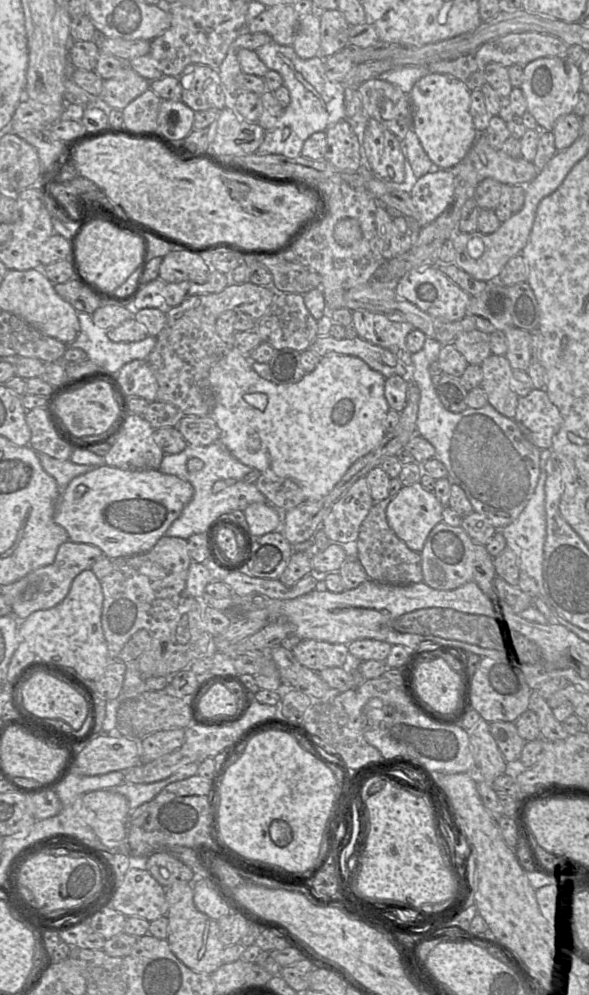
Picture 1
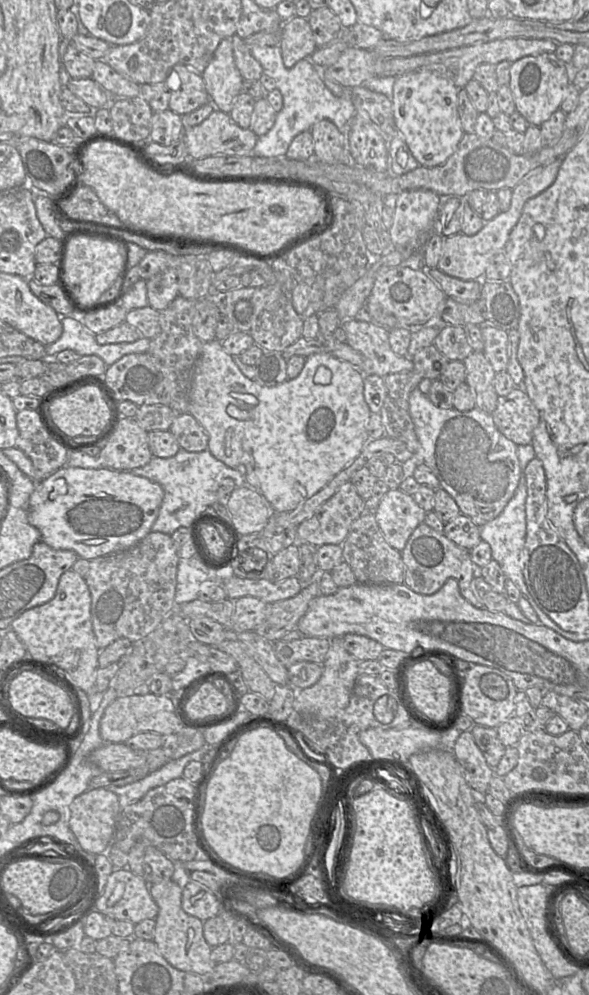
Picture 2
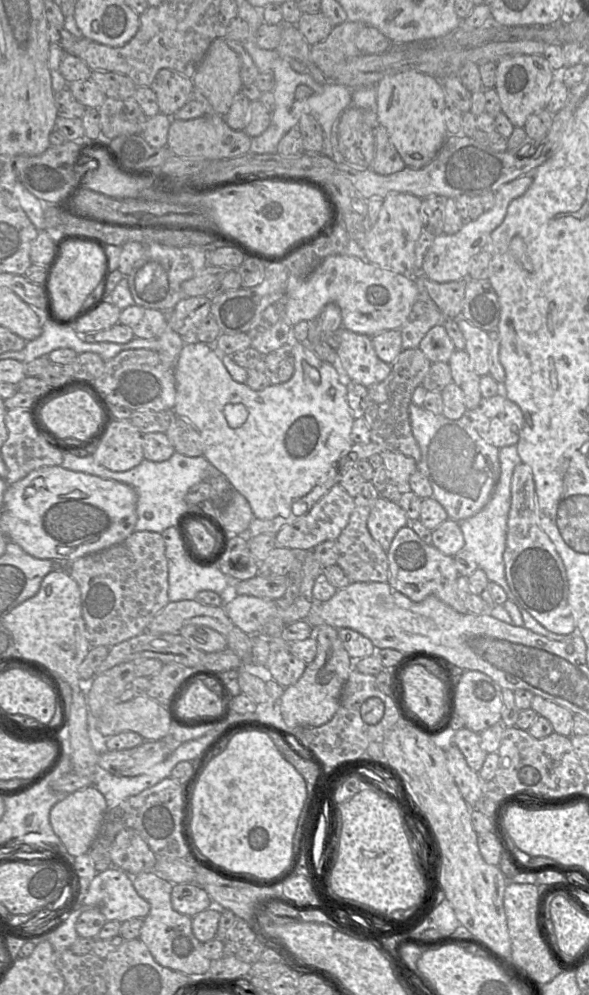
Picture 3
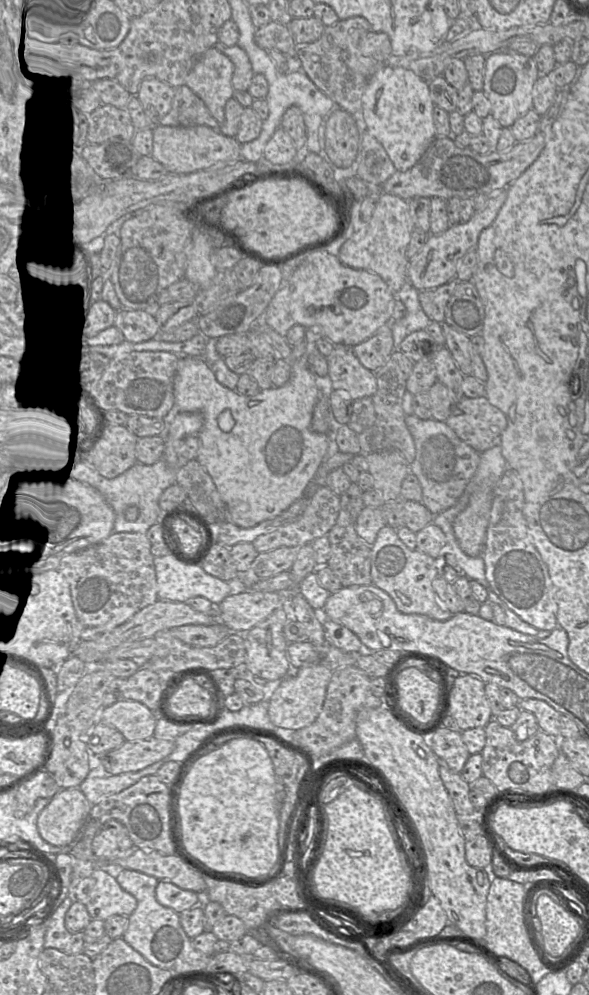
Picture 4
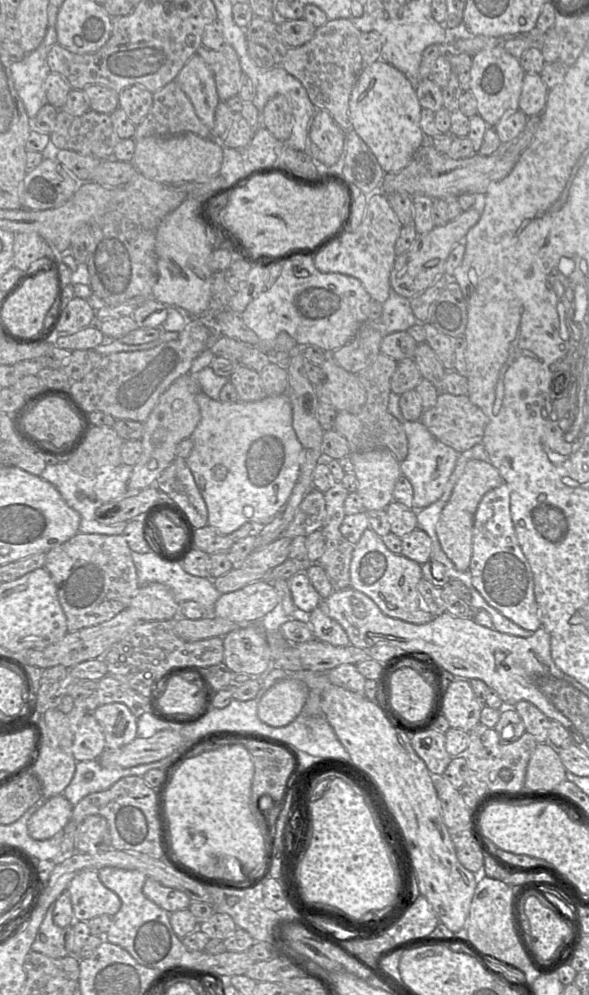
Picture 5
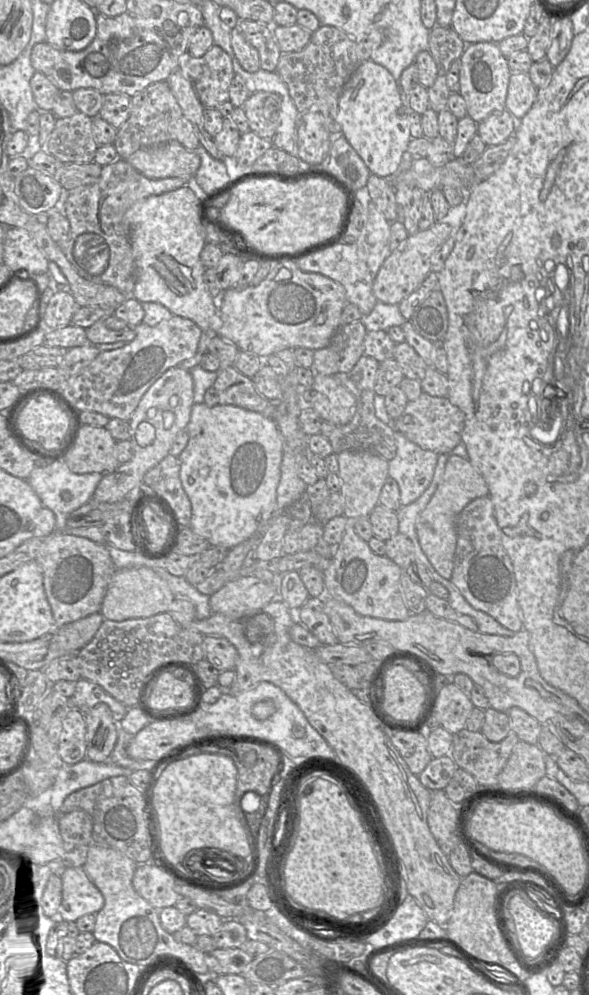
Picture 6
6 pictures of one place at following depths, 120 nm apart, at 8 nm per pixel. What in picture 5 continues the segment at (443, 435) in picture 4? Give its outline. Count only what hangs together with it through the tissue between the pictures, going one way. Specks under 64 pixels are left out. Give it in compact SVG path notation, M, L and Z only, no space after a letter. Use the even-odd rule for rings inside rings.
M390 394L388 410L402 423L407 436L408 454L400 462L400 469L402 476L406 477L413 487L413 501L410 508L420 510L433 504L443 495L460 453L435 438L420 421L404 421L399 408L399 398L398 394Z

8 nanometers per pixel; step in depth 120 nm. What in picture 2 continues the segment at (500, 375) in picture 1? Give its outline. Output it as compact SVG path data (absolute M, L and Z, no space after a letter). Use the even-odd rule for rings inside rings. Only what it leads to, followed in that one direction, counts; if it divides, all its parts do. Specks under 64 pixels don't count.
M473 351L463 360L463 363L466 368L465 383L475 395L475 408L492 414L499 400L499 395L493 387L495 370L483 352Z

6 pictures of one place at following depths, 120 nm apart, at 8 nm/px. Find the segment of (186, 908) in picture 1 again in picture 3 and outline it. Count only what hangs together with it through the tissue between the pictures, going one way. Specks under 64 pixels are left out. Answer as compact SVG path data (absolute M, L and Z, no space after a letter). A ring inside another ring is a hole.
M142 872L129 876L136 892L150 905L139 939L148 947L155 961L163 967L189 976L201 976L206 973L211 961L203 956L203 943L193 935L192 917L181 914L172 907L171 891L174 884L160 878L154 872Z

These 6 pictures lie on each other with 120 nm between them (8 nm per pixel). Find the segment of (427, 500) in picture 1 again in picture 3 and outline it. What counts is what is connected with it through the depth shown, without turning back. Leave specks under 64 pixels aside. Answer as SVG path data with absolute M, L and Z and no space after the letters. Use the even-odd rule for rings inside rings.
M379 497L370 511L367 528L373 539L387 551L396 533L408 522L409 519L397 502Z

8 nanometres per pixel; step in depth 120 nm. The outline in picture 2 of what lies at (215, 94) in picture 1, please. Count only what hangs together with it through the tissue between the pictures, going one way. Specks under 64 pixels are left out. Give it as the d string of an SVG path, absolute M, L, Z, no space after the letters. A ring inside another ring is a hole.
M175 65L164 82L171 91L168 109L179 115L190 113L210 101L201 74L185 65Z

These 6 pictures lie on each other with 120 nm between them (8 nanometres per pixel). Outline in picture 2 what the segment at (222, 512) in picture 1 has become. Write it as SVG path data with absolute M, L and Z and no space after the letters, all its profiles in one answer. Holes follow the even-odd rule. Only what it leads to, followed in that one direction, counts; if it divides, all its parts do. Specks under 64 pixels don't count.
M180 448L173 457L152 457L147 465L129 472L162 487L164 497L151 531L169 535L180 527L193 528L213 504L227 502L235 488L247 485L241 472L216 459L208 449L188 452Z

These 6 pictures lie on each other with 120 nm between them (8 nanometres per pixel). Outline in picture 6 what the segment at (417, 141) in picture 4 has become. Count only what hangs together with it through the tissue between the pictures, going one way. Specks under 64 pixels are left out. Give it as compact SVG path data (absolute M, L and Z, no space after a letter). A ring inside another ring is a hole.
M371 60L360 62L341 91L337 121L341 132L371 174L392 179L406 164L407 148L412 139L408 117L400 86L392 74Z

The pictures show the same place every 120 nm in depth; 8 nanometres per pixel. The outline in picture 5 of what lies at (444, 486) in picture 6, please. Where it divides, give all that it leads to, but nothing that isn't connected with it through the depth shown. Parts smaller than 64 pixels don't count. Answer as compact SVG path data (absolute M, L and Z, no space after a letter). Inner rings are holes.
M470 460L465 464L435 528L441 549L455 569L468 570L472 556L473 524L476 510L482 498L502 482L503 479L498 470L489 462Z

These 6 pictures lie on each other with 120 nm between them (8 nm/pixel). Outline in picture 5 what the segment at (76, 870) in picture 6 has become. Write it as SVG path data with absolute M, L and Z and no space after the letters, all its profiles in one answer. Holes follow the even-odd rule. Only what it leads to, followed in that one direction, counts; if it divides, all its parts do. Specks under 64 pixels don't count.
M83 870L67 888L74 921L87 922L100 915L114 916L121 907L119 896L105 887L97 870Z

